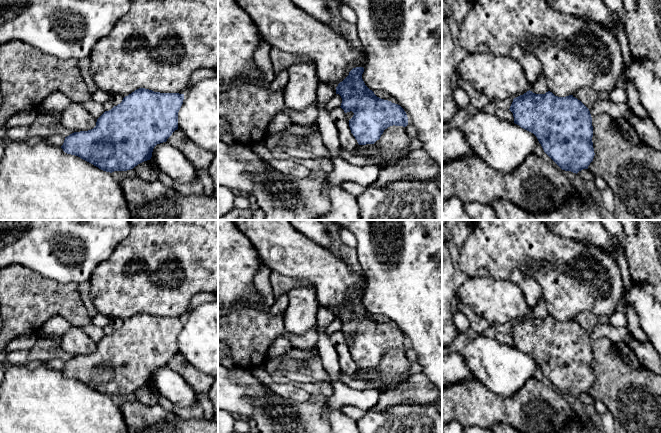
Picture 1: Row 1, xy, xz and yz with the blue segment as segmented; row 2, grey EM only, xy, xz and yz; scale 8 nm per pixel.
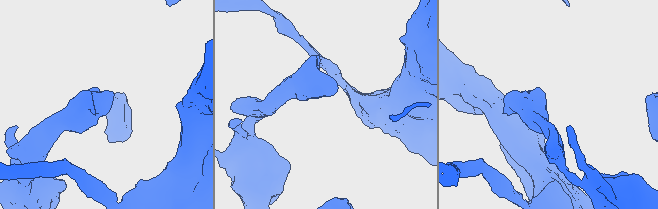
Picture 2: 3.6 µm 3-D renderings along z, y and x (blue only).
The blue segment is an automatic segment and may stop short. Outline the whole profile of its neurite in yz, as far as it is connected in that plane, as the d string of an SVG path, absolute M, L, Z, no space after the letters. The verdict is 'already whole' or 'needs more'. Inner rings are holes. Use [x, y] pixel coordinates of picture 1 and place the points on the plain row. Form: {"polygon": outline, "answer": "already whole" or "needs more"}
{"polygon": "M527 315L513 323L509 333L513 337L514 347L533 357L544 376L562 393L578 397L588 390L594 382L593 350L589 333L573 319L555 320L548 315L535 318Z", "answer": "already whole"}

